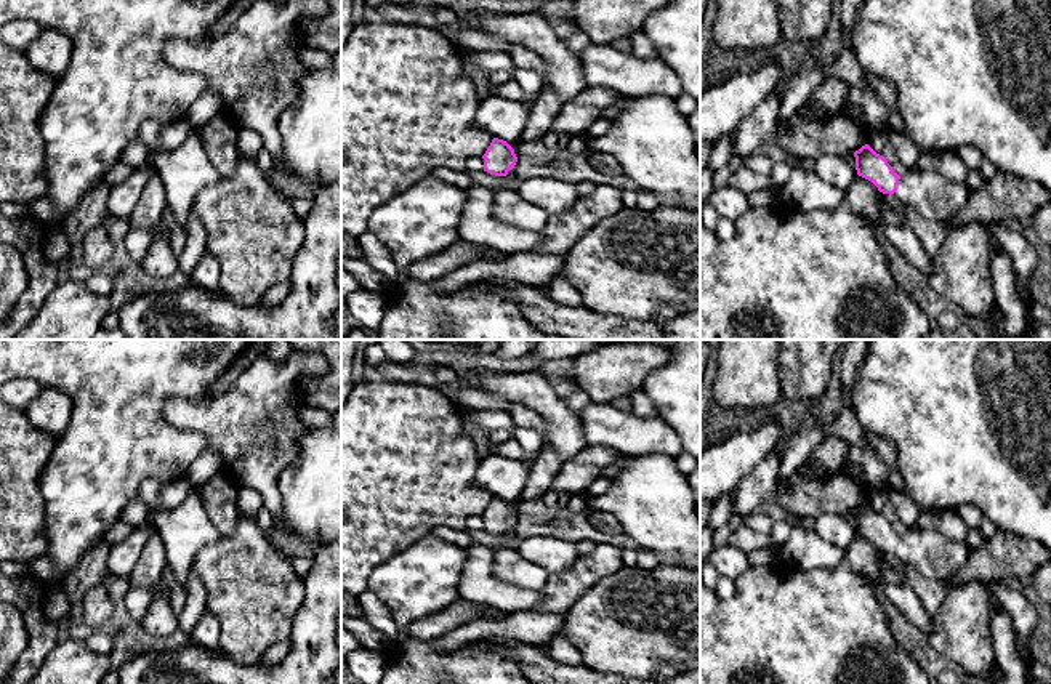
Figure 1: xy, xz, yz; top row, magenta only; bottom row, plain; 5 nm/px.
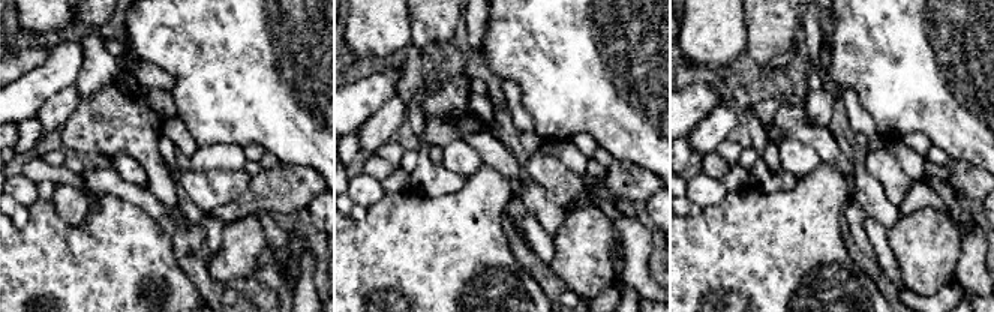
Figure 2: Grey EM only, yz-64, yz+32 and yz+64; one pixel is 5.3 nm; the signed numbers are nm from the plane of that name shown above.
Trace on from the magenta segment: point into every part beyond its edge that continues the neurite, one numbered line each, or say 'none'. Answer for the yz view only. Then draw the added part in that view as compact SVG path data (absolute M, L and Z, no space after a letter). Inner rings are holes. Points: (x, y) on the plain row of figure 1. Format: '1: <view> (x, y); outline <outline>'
1: yz (933, 555); outline M908 527L894 554L926 578L947 581L966 562L969 551L966 543L952 541L937 530Z

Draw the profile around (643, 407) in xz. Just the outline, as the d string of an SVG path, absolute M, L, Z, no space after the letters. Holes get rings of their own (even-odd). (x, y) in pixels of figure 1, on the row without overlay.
M642 389L634 391L628 397L631 400L633 415L639 418L657 418L658 416L658 412L655 410L652 400Z

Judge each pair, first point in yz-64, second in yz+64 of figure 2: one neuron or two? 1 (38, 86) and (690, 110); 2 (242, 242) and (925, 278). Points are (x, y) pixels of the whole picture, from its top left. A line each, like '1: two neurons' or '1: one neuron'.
1: one neuron
2: one neuron

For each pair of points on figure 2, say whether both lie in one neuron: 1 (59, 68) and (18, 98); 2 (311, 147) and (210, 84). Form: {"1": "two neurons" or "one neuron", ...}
{"1": "one neuron", "2": "one neuron"}

